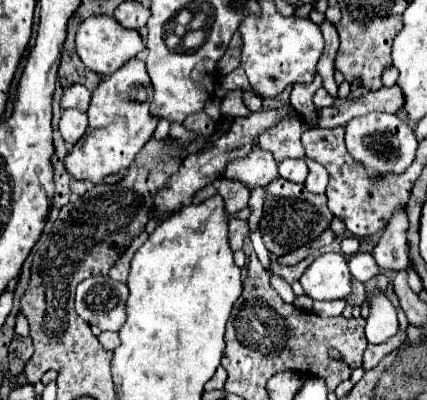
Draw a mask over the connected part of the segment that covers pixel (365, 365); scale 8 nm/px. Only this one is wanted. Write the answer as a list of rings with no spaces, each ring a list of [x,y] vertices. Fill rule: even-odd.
[[[398,331],[392,339],[388,339],[386,343],[380,343],[380,345],[368,345],[366,351],[364,351],[364,361],[362,361],[362,369],[368,371],[372,369],[374,365],[378,365],[378,361],[382,357],[386,357],[388,353],[392,353],[394,349],[398,349],[402,343],[406,341],[406,331]]]

